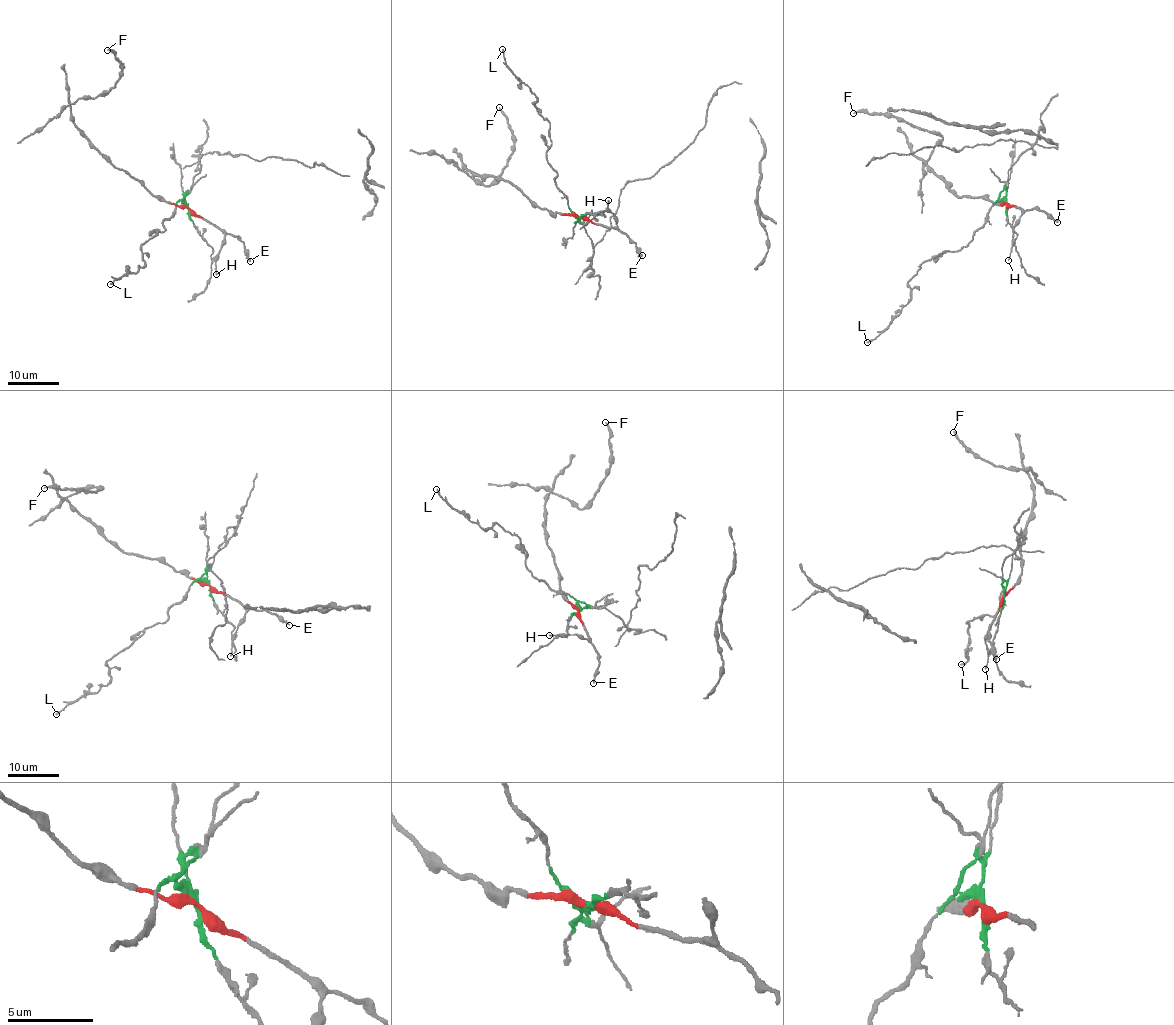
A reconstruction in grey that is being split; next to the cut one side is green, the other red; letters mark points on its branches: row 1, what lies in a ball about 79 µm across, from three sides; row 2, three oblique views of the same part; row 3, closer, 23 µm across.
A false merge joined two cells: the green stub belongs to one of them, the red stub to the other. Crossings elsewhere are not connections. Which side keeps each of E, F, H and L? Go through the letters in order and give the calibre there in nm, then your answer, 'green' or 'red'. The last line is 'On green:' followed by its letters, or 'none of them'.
E: 280 nm thick; red
F: 190 nm thick; red
H: 170 nm thick; red
L: 200 nm thick; green
On green: L

